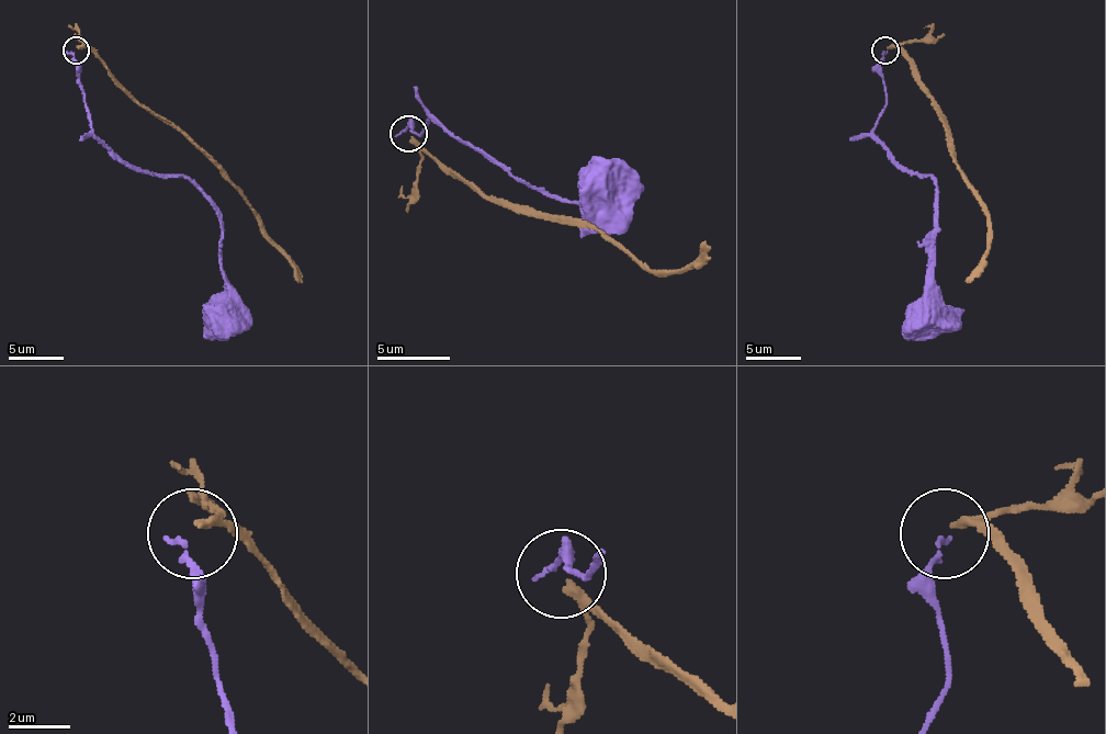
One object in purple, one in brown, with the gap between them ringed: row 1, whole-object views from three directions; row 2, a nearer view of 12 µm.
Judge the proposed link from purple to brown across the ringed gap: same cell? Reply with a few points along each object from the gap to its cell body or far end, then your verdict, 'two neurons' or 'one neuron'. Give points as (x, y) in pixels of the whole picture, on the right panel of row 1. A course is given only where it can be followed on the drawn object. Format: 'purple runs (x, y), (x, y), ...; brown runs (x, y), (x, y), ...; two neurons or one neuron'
purple runs (883, 53), (881, 78), (887, 102), (872, 135), (905, 171), (927, 177), (936, 184), (927, 318); brown runs (887, 47), (894, 47), (930, 94), (955, 166), (984, 206), (988, 252), (966, 283); two neurons

